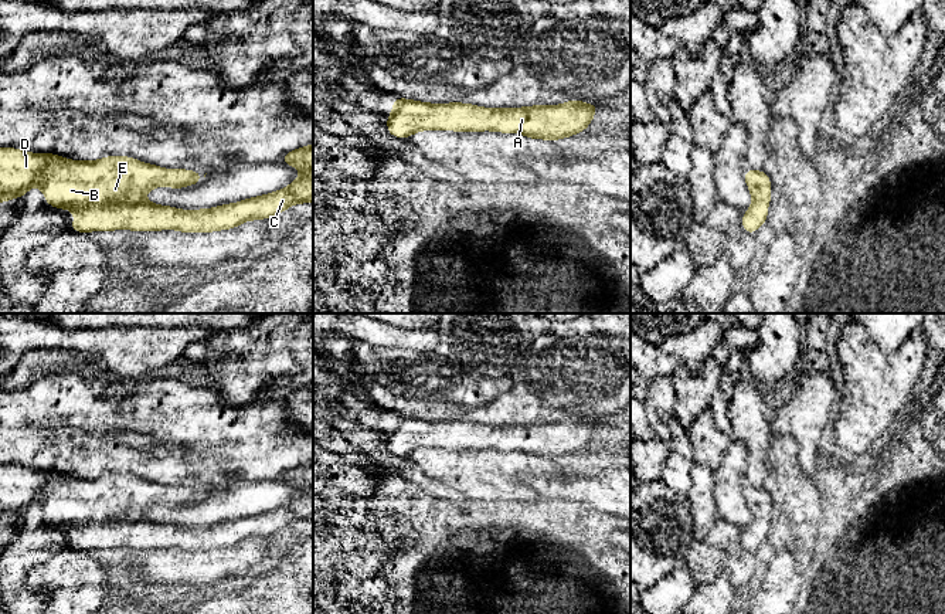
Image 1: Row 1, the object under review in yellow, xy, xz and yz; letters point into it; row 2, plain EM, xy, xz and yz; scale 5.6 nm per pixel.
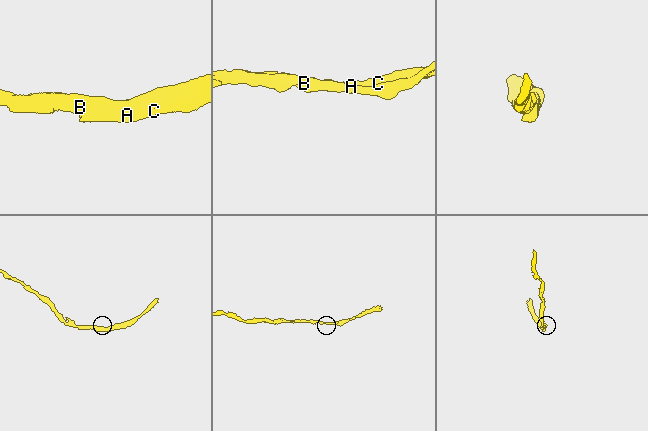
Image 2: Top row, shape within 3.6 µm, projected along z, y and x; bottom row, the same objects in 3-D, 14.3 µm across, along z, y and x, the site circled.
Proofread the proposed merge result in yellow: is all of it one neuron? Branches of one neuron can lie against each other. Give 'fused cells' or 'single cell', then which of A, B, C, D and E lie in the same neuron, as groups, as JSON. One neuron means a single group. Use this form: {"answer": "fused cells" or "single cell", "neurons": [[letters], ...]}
{"answer": "single cell", "neurons": [["A", "B", "C", "D", "E"]]}

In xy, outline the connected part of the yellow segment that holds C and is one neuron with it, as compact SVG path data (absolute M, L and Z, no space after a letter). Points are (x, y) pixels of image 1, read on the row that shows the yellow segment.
M313 143L285 153L279 160L300 169L302 176L296 177L289 186L269 194L211 208L181 210L147 201L143 194L160 186L170 189L194 186L204 180L205 174L187 169L163 169L130 156L105 156L94 162L85 162L81 159L68 160L54 153L31 153L16 147L0 147L0 201L24 197L33 186L38 186L48 206L74 211L75 221L69 224L69 228L75 233L109 233L113 230L214 233L232 230L249 220L272 218L298 203L313 203Z

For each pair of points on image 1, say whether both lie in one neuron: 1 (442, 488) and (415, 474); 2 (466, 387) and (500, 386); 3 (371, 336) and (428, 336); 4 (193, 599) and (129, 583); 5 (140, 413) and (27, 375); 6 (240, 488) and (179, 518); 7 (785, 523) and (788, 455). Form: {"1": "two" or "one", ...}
{"1": "one", "2": "one", "3": "one", "4": "one", "5": "two", "6": "one", "7": "one"}

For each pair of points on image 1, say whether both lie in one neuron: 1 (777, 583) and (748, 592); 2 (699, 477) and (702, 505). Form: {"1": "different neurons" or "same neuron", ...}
{"1": "same neuron", "2": "same neuron"}

